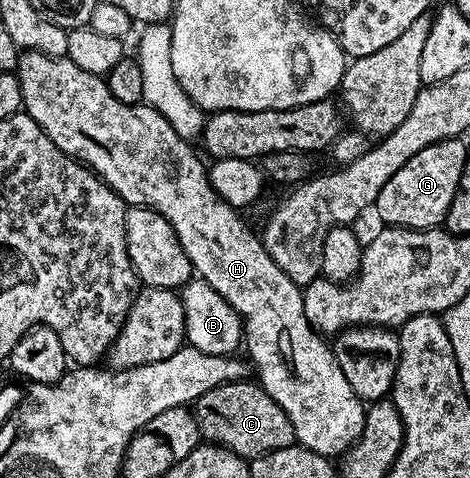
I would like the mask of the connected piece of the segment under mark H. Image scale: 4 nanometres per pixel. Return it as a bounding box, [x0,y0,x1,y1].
[16,50,367,459]

